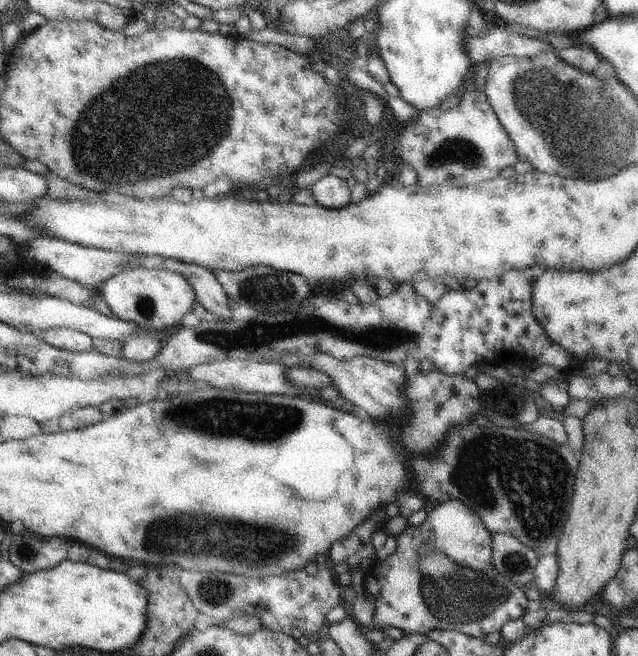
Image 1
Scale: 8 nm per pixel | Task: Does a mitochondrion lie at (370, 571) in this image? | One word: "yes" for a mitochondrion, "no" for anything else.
no

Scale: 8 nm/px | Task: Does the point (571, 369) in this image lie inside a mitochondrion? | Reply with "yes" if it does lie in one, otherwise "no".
no

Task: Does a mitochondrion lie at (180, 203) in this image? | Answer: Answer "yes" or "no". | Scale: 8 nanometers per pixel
no

